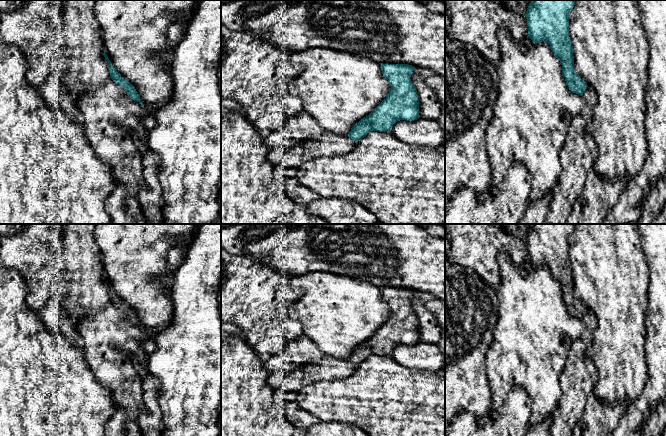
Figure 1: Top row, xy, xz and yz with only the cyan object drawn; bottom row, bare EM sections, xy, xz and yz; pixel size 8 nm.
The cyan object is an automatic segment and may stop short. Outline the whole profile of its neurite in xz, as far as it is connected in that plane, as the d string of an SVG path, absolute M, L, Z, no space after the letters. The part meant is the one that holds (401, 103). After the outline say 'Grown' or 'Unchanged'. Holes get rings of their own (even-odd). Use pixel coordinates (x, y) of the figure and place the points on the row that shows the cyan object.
M382 64L382 74L389 81L391 90L386 98L366 117L355 124L348 134L354 141L359 141L371 131L391 132L393 125L400 120L414 121L419 115L419 100L416 87L410 80L415 67L408 64Z. Unchanged

